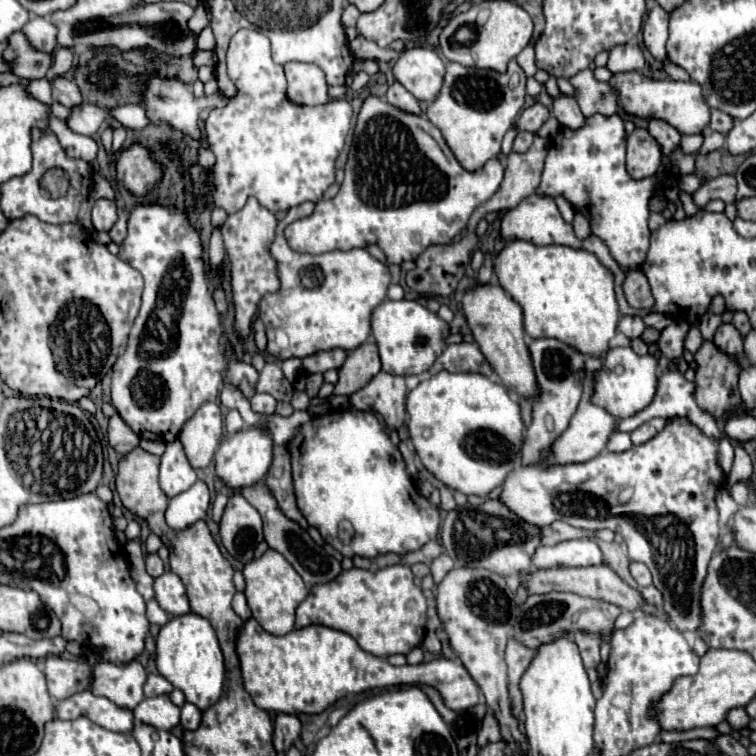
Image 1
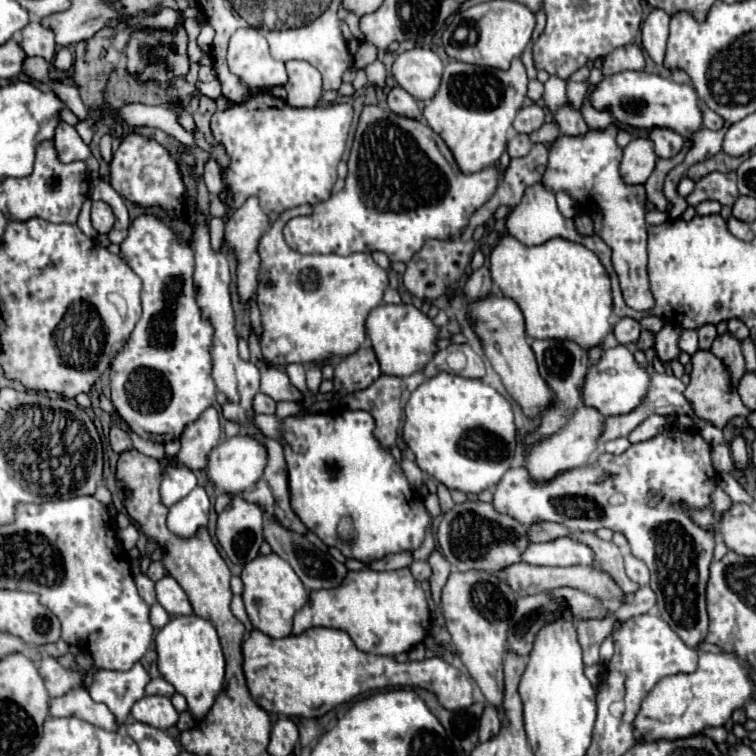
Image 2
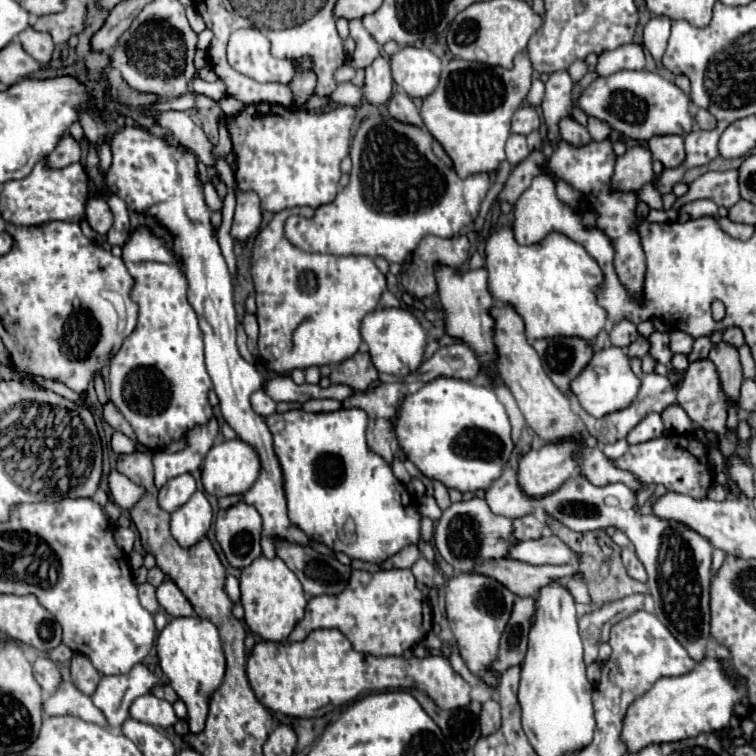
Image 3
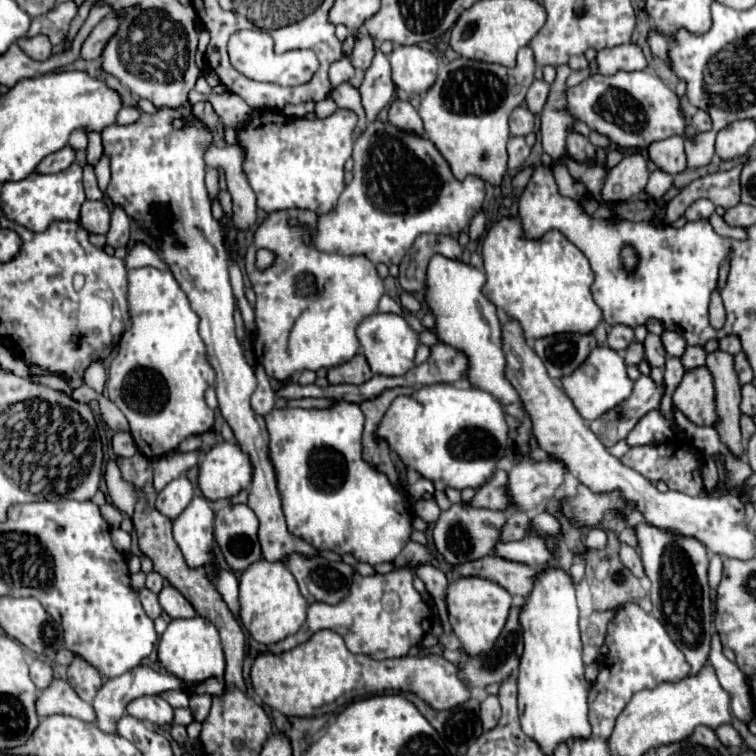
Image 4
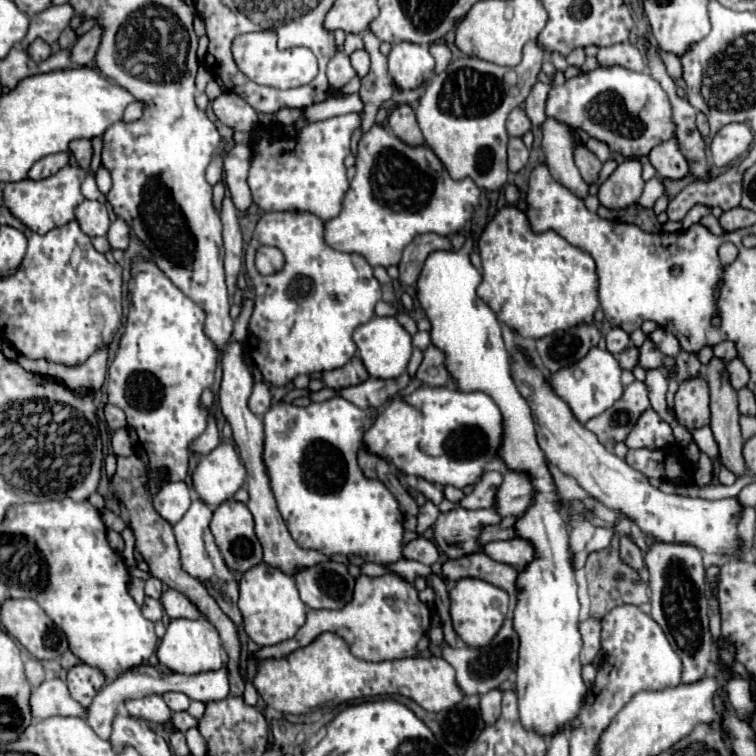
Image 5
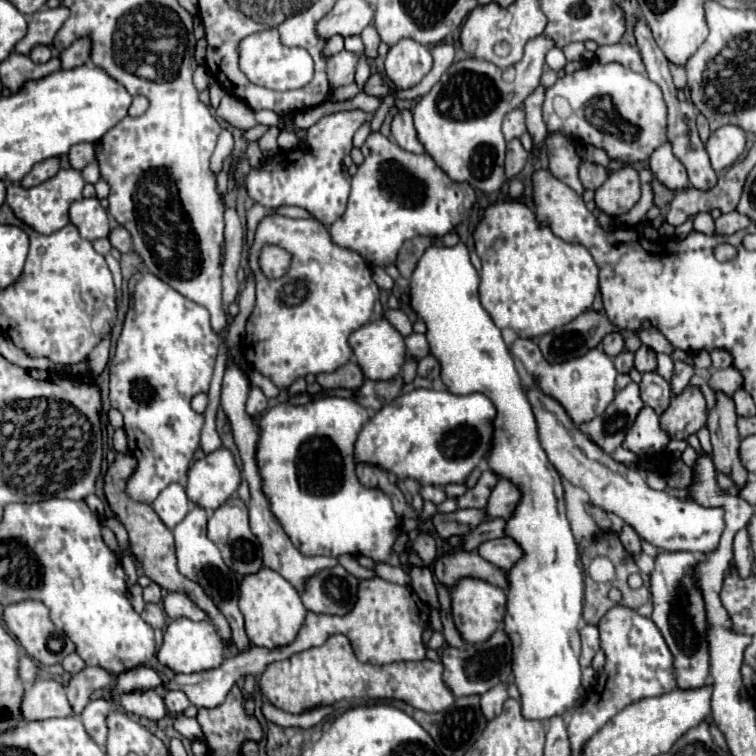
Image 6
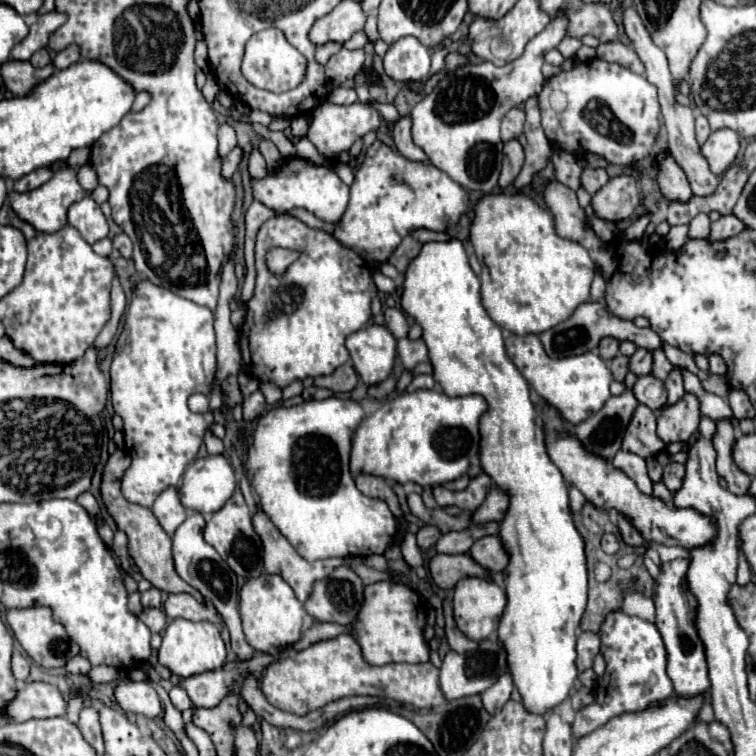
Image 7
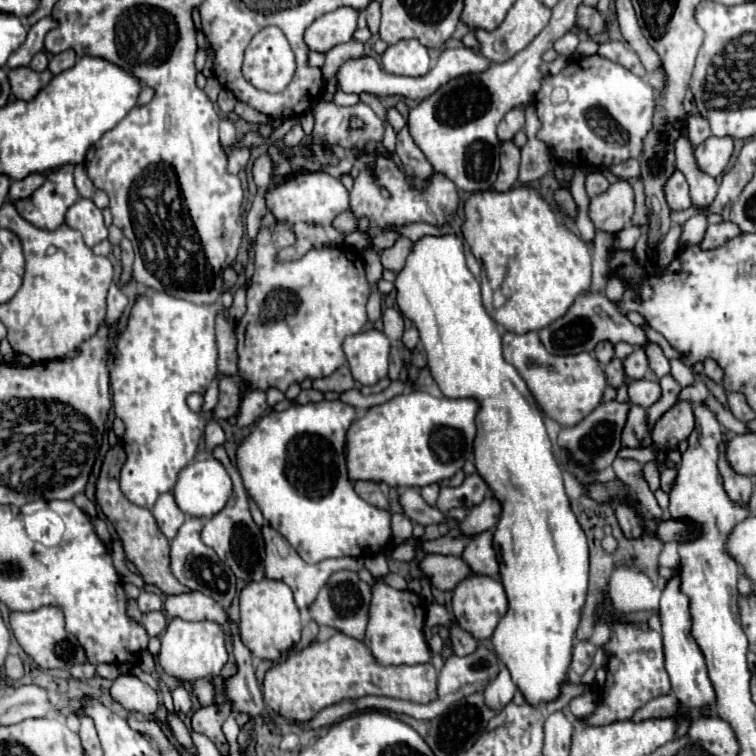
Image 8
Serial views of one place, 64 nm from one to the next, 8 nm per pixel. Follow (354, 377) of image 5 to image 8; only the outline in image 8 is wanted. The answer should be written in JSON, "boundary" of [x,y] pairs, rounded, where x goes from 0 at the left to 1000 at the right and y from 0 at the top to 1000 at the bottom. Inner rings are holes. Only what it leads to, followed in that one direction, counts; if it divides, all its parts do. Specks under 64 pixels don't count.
{"boundary":[[[452,484],[450,489],[444,489],[442,495],[431,497],[431,500],[421,500],[415,503],[415,513],[434,521],[434,519],[444,519],[444,521],[452,521],[463,513],[468,513],[468,500],[463,495],[463,487],[460,484]]]}

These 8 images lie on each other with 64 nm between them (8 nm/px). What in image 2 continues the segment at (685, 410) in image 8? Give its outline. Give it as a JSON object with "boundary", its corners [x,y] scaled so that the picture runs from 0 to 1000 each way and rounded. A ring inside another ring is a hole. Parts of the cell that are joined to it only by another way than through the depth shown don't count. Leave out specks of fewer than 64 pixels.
{"boundary":[[[923,463],[915,471],[915,492],[913,492],[913,508],[907,513],[907,526],[918,534],[921,550],[942,558],[950,566],[958,566],[971,550],[989,550],[992,542],[981,534],[963,487],[958,487],[958,479],[947,474],[939,463]]]}

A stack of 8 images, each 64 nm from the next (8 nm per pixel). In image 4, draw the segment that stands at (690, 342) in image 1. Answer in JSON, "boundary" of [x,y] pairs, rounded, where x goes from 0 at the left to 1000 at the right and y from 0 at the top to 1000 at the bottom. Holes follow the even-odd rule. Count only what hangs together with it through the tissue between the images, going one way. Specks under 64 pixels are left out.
{"boundary":[[[878,439],[876,452],[878,452],[884,471],[902,471],[910,458],[910,455],[905,455],[905,444],[899,444],[899,439]]]}

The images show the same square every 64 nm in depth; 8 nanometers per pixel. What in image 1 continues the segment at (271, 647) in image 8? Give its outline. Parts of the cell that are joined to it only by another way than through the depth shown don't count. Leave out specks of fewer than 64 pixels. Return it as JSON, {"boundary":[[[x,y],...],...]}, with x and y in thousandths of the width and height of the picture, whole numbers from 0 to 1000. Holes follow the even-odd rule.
{"boundary":[[[352,728],[347,738],[333,741],[323,749],[323,765],[325,765],[325,791],[328,802],[333,807],[333,815],[341,820],[341,825],[365,841],[381,839],[389,833],[389,810],[394,799],[407,788],[407,778],[399,767],[399,762],[370,735],[365,728]]]}

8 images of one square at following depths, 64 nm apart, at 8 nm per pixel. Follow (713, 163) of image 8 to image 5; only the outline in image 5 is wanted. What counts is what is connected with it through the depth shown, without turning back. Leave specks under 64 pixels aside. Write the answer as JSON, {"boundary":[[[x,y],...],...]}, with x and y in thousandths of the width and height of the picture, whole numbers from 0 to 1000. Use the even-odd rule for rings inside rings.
{"boundary":[[[968,161],[960,164],[942,185],[939,201],[947,220],[968,217],[974,209],[989,201],[992,190],[997,185],[997,175],[989,169],[989,164]]]}

